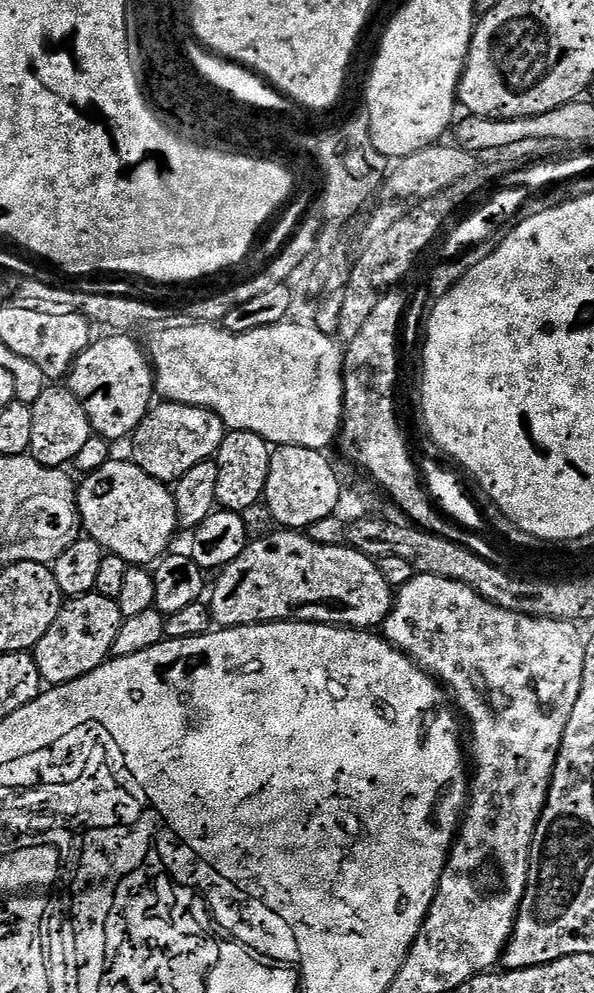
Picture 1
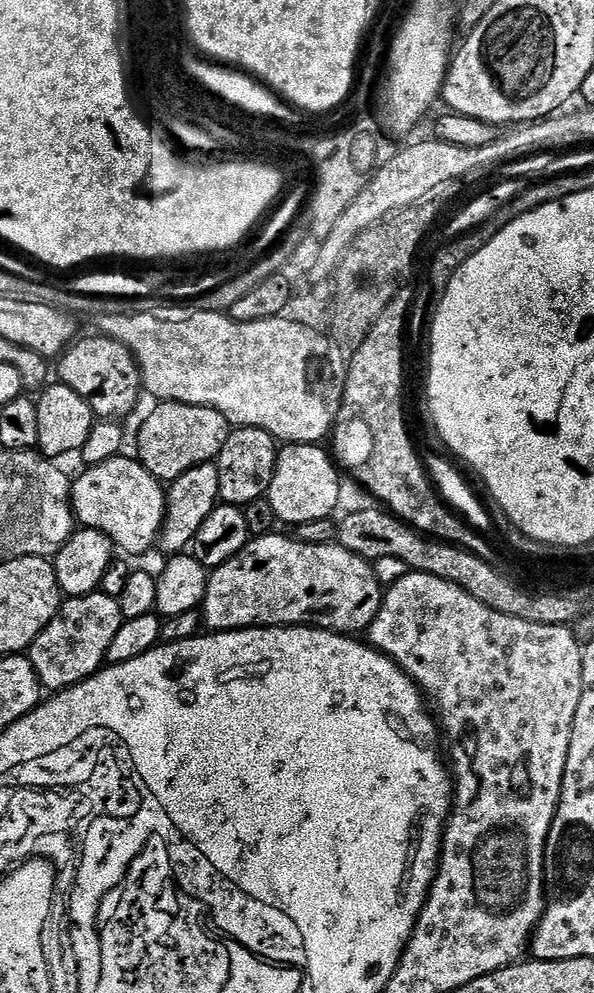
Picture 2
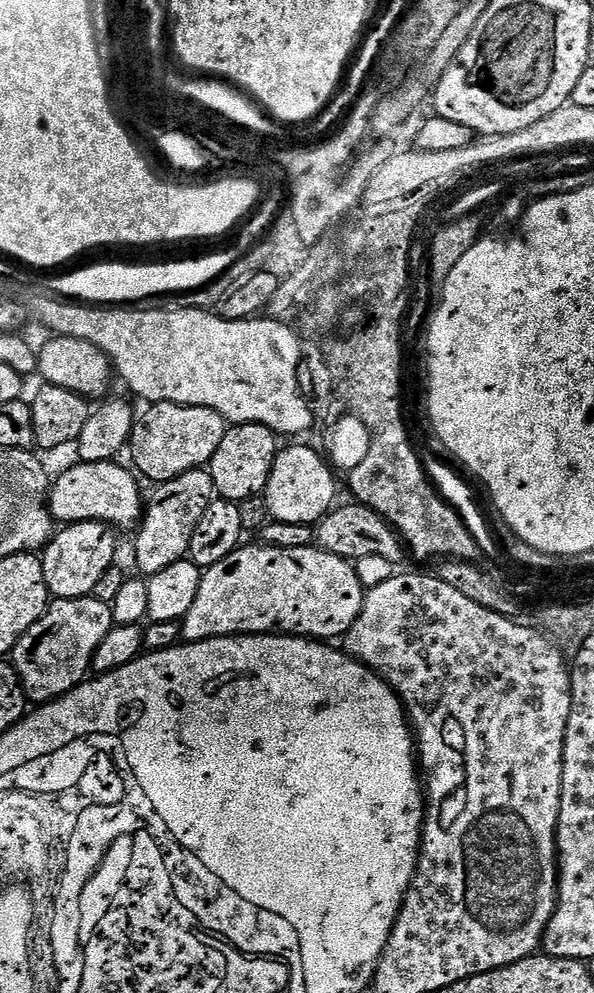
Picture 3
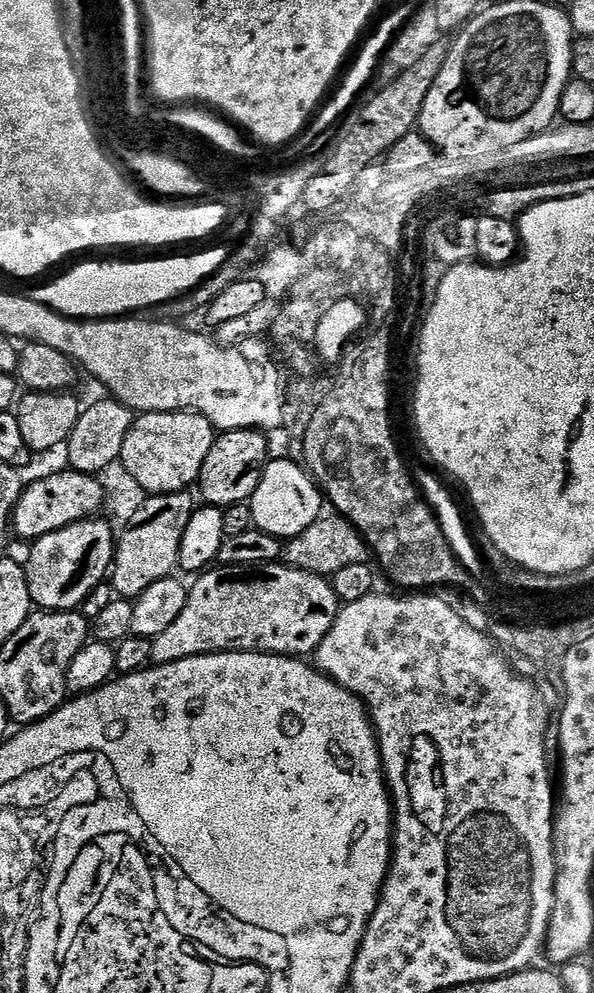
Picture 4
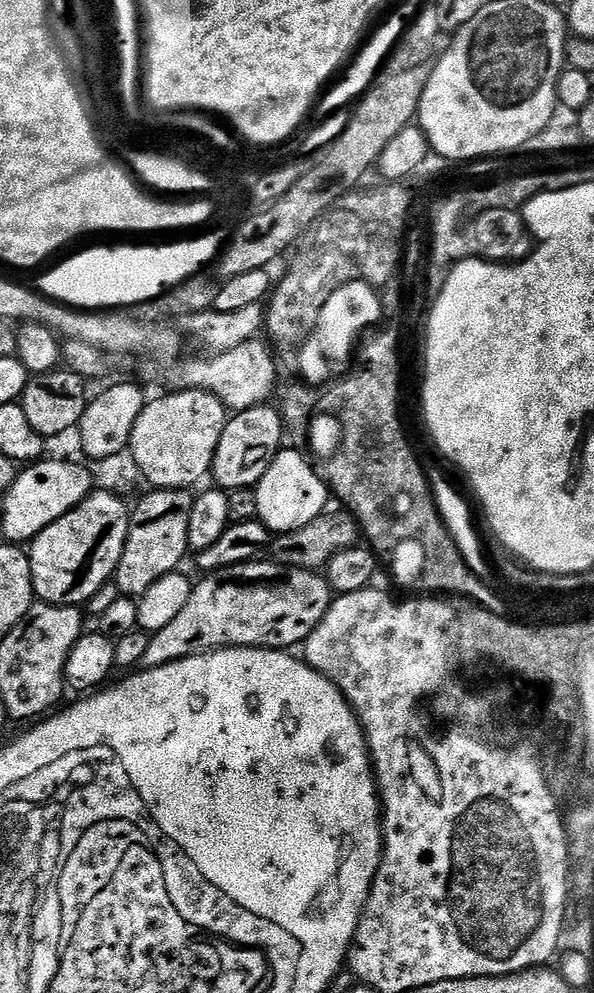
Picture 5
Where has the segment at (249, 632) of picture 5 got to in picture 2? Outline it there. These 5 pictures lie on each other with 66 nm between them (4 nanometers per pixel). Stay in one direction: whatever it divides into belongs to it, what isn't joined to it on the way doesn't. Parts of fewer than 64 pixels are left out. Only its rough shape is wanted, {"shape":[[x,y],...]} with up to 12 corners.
{"shape":[[249,539],[211,569],[212,632],[367,629],[373,565],[336,542]]}

